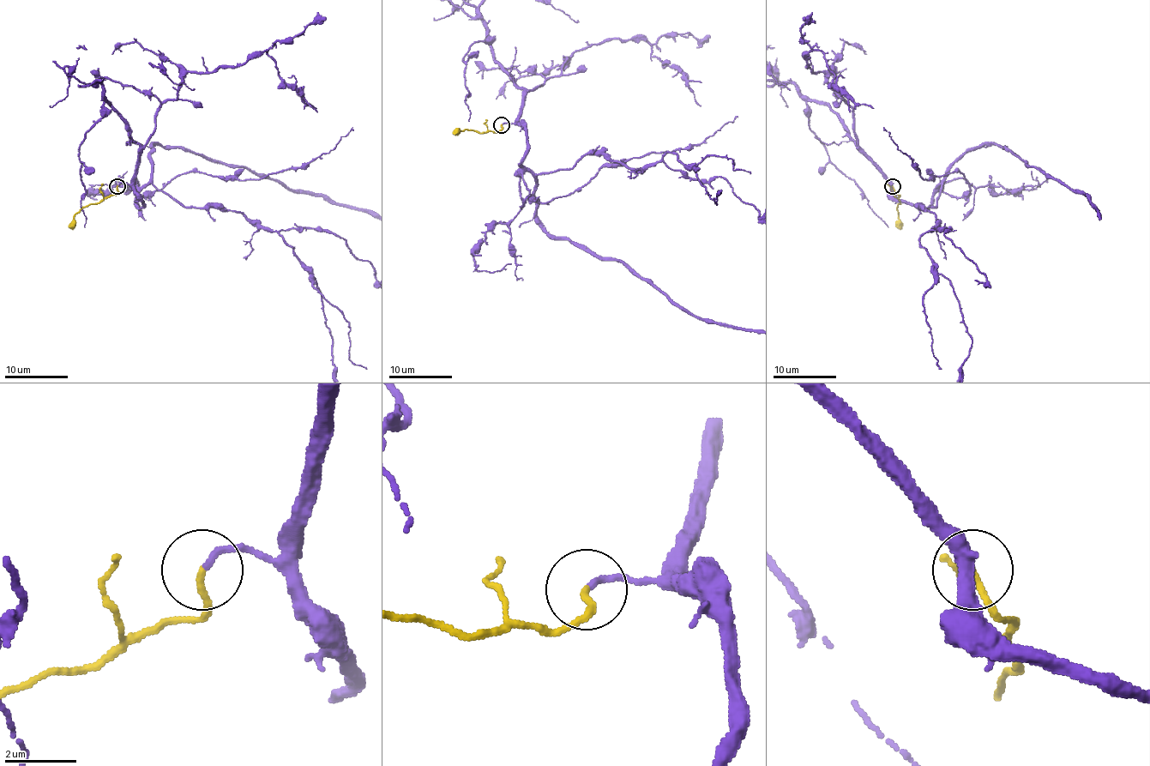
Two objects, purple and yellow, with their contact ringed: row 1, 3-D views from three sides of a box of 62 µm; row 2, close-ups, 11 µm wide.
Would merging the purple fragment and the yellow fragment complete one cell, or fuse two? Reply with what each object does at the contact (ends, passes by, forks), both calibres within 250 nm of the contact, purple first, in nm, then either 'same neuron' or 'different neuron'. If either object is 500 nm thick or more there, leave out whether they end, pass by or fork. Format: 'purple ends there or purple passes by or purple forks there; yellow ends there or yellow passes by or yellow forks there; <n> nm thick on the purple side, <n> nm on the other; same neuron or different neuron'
purple ends there; yellow ends there; 160 nm thick on the purple side, 160 nm on the other; same neuron

